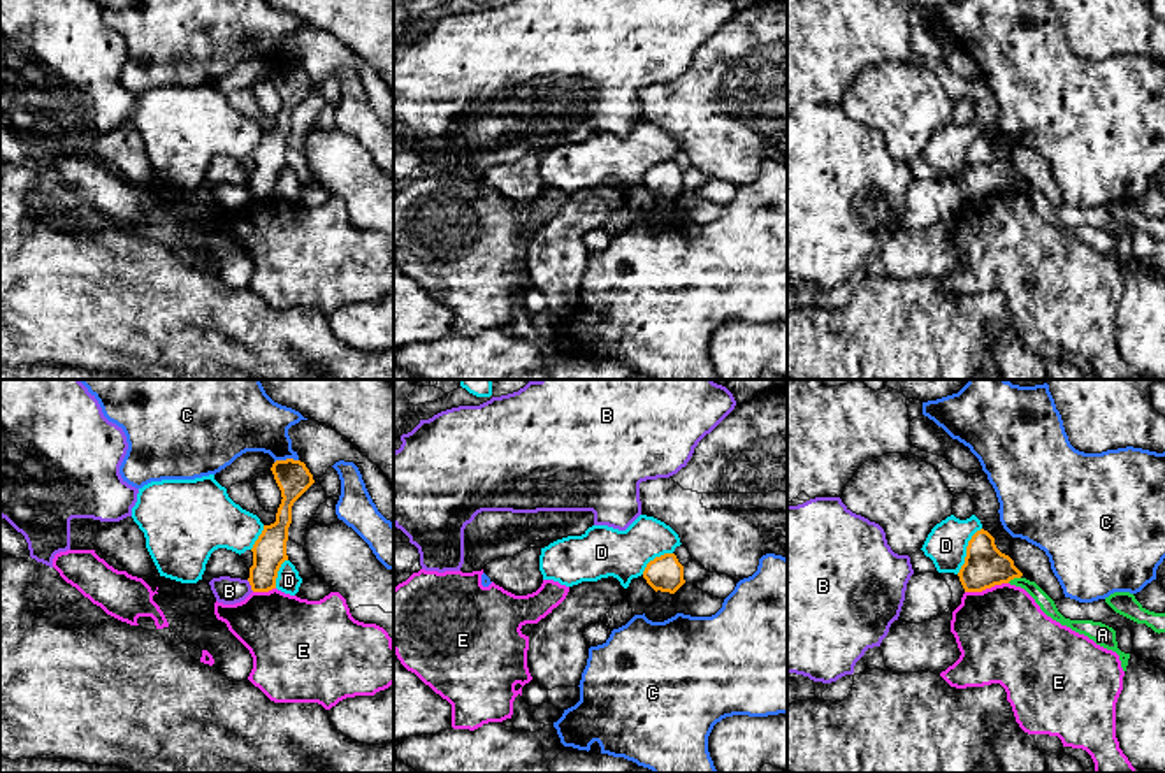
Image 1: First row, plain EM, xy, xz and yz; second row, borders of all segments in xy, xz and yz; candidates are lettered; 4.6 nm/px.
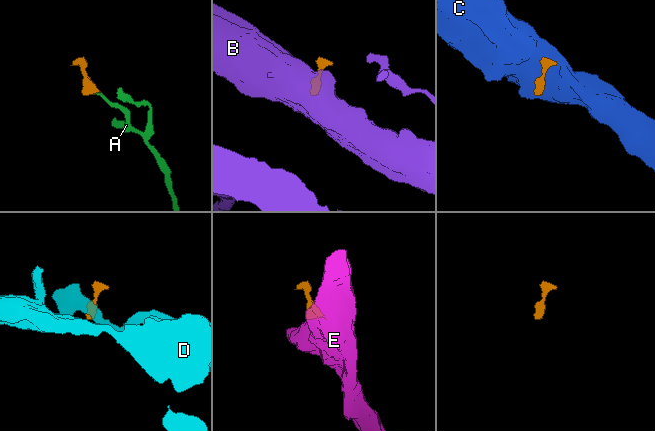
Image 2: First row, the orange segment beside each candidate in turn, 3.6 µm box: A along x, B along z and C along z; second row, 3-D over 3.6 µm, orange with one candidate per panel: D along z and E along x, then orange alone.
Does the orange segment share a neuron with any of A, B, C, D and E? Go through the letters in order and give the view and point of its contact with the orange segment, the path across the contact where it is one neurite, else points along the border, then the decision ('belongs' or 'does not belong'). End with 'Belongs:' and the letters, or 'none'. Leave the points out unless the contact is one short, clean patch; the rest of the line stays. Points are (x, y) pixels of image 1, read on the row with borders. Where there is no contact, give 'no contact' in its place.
A: contact yz (1013, 578); way yz (984, 566), (998, 568), (1013, 578), (1027, 584), (1042, 599); belongs
B: contact xy (250, 584); does not belong
C: contact xy (287, 459); border xy (297, 459), (278, 459), (274, 462); does not belong
D: contact yz (967, 550); border yz (981, 527), (969, 541), (965, 563), (956, 573); does not belong
E: contact yz (986, 587); border yz (1007, 582), (965, 592); does not belong
Belongs: A

